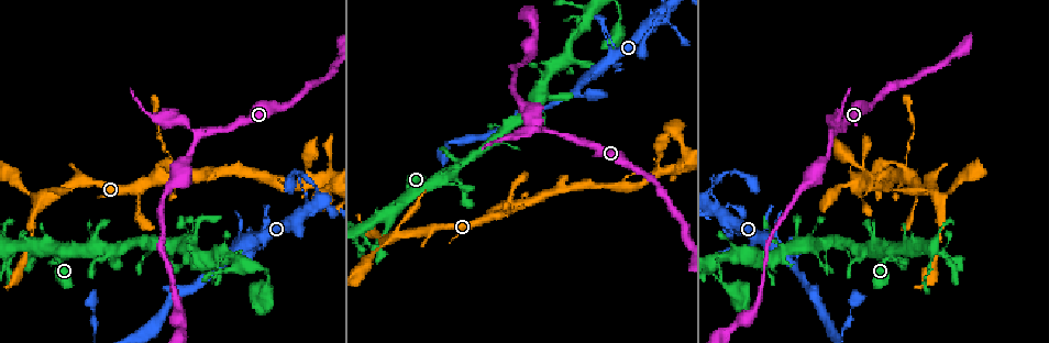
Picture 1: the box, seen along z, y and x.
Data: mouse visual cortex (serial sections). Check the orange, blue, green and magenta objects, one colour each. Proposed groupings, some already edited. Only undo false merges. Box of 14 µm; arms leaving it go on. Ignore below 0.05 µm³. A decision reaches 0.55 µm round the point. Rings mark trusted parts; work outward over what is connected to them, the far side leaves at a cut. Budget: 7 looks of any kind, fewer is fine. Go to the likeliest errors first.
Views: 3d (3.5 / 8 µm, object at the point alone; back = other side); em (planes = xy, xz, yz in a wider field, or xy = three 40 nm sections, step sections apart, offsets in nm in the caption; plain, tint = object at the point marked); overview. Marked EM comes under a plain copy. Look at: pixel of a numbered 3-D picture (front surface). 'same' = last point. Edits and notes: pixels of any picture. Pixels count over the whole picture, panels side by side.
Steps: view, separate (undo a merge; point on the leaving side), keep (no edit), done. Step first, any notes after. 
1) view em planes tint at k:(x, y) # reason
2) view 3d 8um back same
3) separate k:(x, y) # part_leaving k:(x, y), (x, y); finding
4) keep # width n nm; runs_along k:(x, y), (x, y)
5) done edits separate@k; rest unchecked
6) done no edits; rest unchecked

view 3d 3.5um at 1:(527, 206) # small branch off a trunk

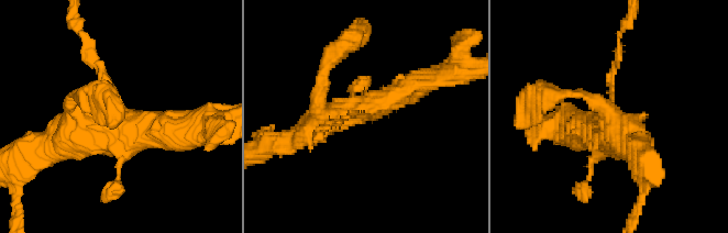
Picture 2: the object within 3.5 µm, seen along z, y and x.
view em xy step 2 tint at 2:(613, 95) # need the tissue

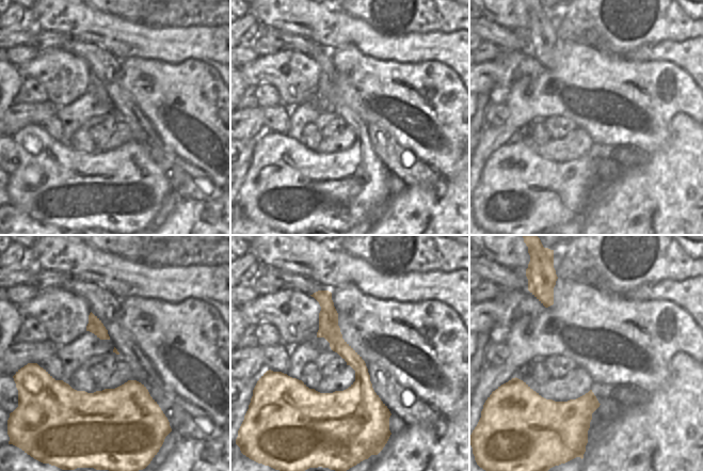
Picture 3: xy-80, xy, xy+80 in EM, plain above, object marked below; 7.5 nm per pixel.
keep # runs_along 2:(74, 134), (118, 117), (84, 36); one cell here

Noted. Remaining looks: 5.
view 3d 8um at 1:(576, 92) # sharp bend

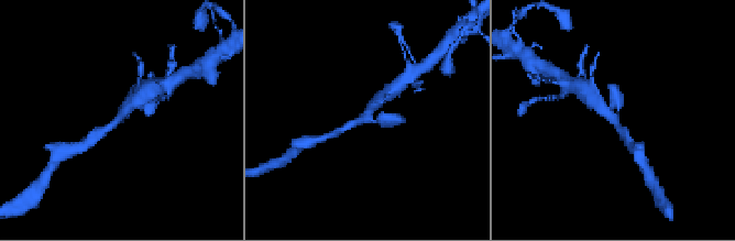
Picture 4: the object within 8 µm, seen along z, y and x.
view 3d 3.5um at 4:(610, 115)

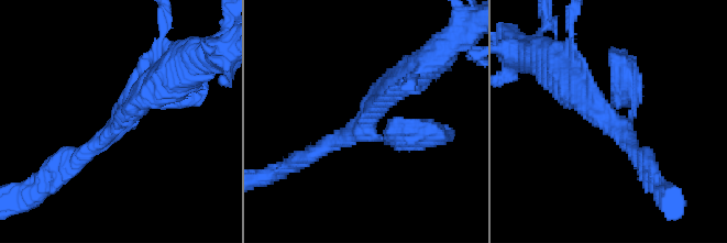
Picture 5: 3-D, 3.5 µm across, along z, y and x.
keep # runs_along 5:(156, 81), (99, 142), (62, 169); one cell here

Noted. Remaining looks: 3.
view 3d 8um at 1:(554, 132) # three-way junction

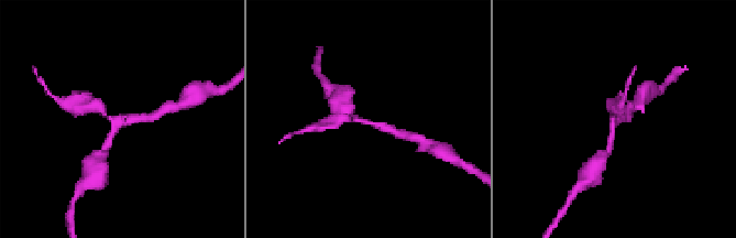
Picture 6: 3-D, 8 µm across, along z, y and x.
view em xy step 2 tint at 6:(366, 123) # arms 3; arm_widths 200, 200, 250 nm

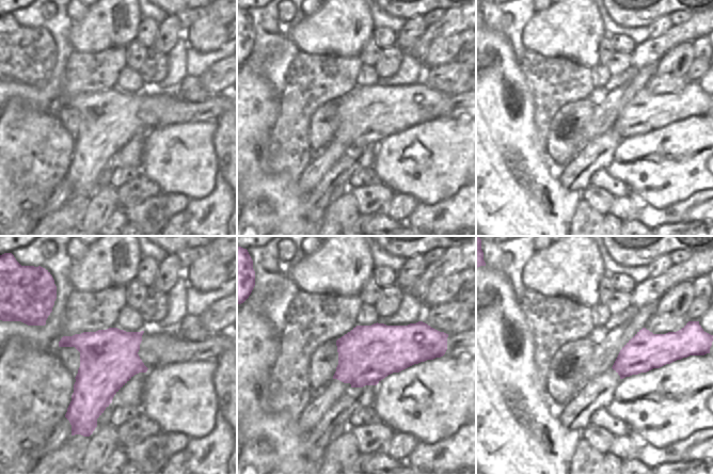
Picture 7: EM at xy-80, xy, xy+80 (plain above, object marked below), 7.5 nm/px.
keep # runs_along 6:(147, 117), (117, 125), (105, 150); all the same cell

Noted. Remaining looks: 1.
done no edits; rest unchecked

